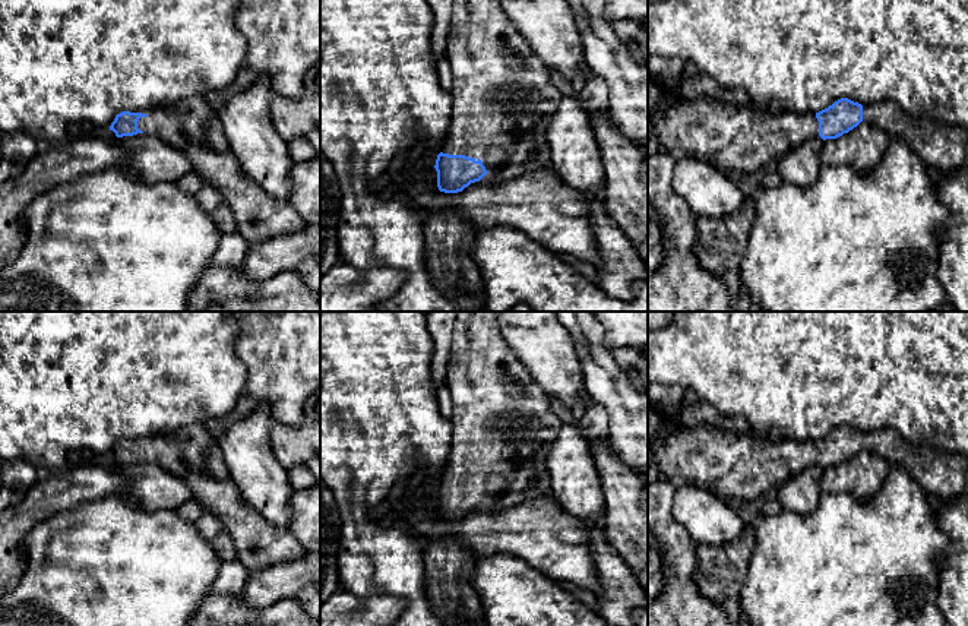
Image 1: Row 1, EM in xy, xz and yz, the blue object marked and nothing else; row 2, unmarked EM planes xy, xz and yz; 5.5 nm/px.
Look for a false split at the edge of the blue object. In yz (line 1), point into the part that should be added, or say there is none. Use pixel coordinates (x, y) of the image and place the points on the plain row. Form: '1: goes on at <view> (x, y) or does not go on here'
1: goes on at yz (743, 467)

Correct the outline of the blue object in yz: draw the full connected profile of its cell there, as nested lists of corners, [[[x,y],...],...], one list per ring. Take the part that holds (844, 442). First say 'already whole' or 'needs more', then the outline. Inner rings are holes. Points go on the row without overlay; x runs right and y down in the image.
needs more; [[[684,424],[678,434],[659,440],[658,443],[649,443],[648,449],[652,452],[652,467],[658,470],[659,478],[674,481],[689,481],[699,484],[715,491],[718,496],[728,499],[734,497],[752,506],[753,502],[762,500],[771,494],[771,490],[778,490],[793,475],[800,474],[803,470],[820,464],[823,468],[836,467],[844,461],[848,461],[857,455],[861,449],[867,449],[883,456],[891,465],[899,464],[905,467],[923,486],[923,489],[940,497],[967,497],[968,499],[968,455],[961,452],[949,452],[929,445],[915,445],[908,442],[899,431],[892,429],[858,431],[848,426],[835,429],[828,436],[813,440],[781,440],[769,442],[760,440],[750,433],[741,436],[730,436],[727,433],[716,431],[705,424]]]

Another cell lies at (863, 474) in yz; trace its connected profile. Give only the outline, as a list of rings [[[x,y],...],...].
[[[861,449],[836,467],[826,467],[820,489],[829,493],[847,491],[869,500],[882,487],[891,464],[880,455]]]

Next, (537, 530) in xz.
[[[547,491],[506,500],[499,510],[475,509],[458,521],[439,518],[436,496],[412,496],[399,524],[415,532],[423,541],[453,540],[483,556],[518,557],[556,582],[569,581],[601,595],[598,570],[589,551],[591,531],[601,525],[601,519],[578,518],[566,512]]]

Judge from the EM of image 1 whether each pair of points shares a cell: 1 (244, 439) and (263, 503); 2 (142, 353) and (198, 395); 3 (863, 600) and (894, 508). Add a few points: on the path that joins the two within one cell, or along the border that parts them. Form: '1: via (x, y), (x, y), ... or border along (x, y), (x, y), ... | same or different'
1: via (249, 455), (263, 487) | same
2: via (155, 354), (184, 382) | same
3: via (863, 577), (889, 549), (894, 541), (894, 531) | same

